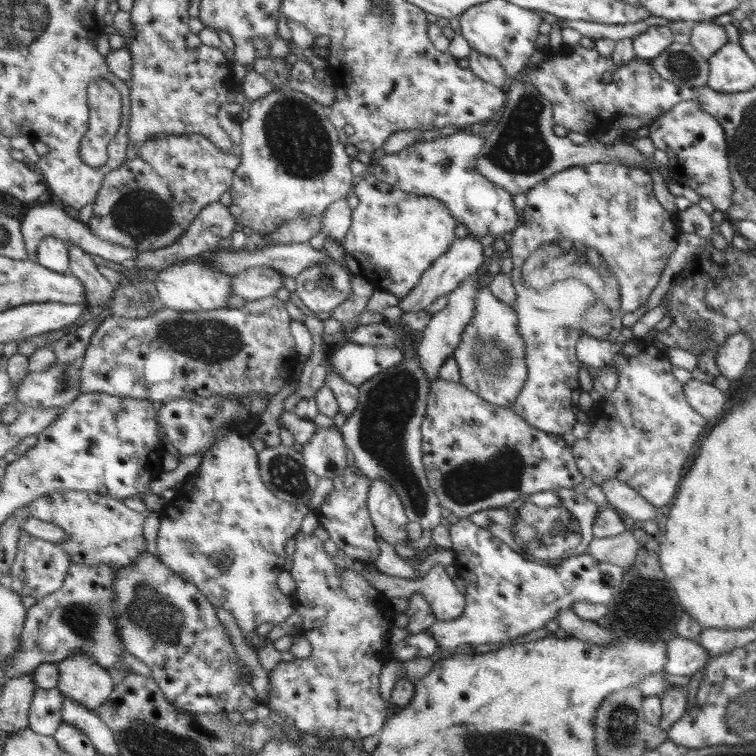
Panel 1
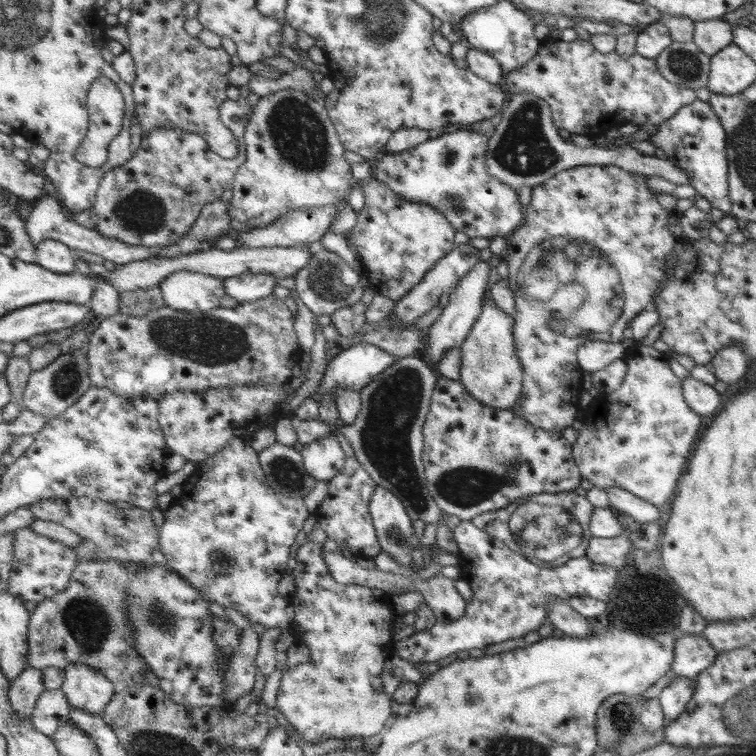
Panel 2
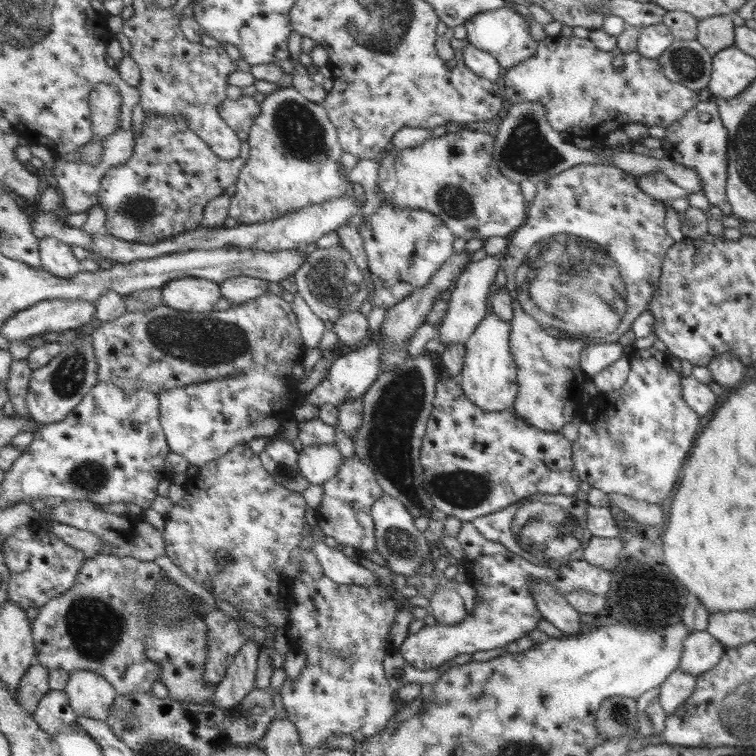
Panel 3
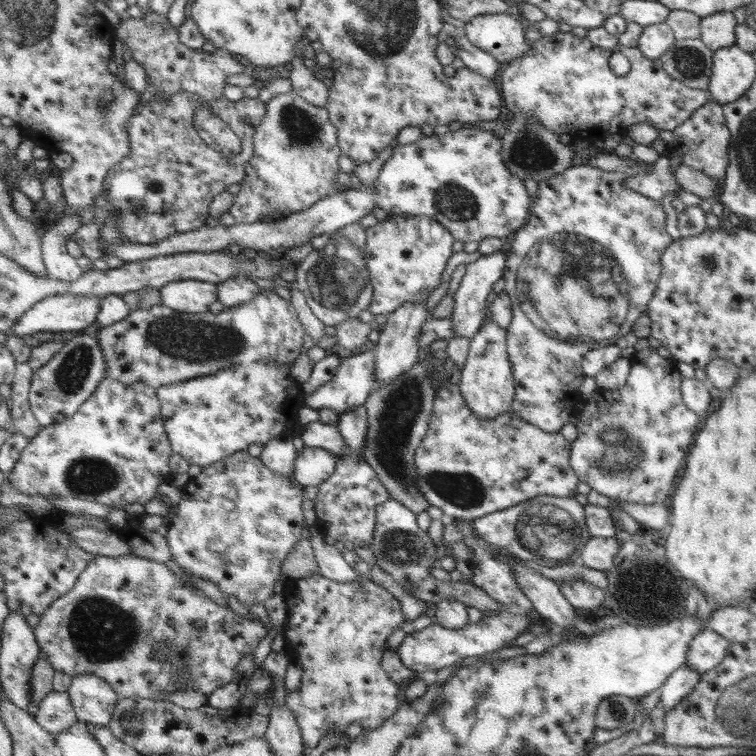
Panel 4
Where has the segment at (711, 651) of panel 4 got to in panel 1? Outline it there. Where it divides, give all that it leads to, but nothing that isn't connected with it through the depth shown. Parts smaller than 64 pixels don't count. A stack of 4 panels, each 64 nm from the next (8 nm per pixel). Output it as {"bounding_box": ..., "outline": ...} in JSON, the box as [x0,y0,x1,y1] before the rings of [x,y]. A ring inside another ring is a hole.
{"bounding_box":[663,636,707,676],"outline":[[[669,636],[665,642],[665,664],[663,672],[673,676],[693,676],[699,668],[703,668],[707,660],[707,652],[699,646],[699,642]]]}

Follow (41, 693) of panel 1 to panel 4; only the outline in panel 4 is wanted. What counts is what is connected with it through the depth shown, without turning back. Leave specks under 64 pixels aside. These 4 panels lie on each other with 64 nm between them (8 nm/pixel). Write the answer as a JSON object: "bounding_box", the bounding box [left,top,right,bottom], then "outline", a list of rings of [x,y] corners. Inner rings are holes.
{"bounding_box":[35,690,79,734],"outline":[[[55,690],[37,706],[35,718],[37,724],[41,724],[51,734],[65,734],[71,726],[75,726],[75,722],[79,722],[79,716],[71,702],[71,694]]]}

